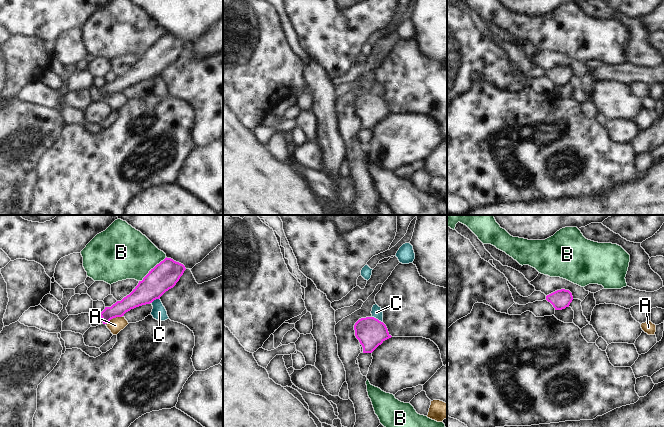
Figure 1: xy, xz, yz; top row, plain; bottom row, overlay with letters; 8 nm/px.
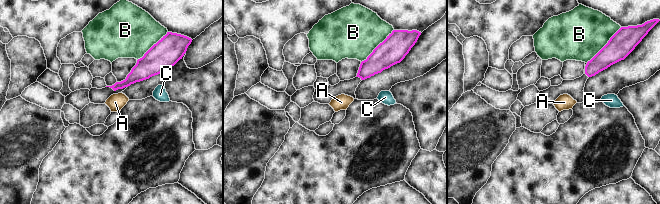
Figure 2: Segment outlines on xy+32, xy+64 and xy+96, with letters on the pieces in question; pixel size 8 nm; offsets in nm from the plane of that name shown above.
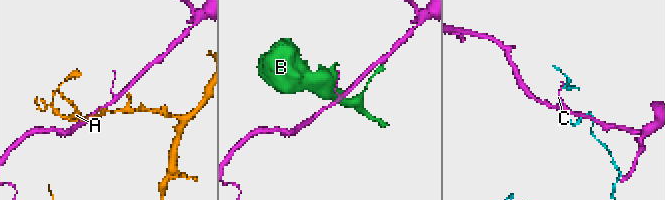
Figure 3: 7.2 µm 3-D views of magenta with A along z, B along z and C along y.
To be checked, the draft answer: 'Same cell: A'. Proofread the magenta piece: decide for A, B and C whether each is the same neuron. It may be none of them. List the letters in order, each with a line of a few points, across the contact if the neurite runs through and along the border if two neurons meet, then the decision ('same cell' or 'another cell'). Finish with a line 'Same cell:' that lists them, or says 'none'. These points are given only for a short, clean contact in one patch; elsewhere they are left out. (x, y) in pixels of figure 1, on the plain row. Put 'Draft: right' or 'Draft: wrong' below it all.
A: line xy (122, 91), (113, 93), (106, 100); another cell
B: another cell
C: line xz (372, 92), (382, 98); another cell
Same cell: none
Draft: wrong

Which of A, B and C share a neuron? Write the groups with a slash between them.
A / B / C

